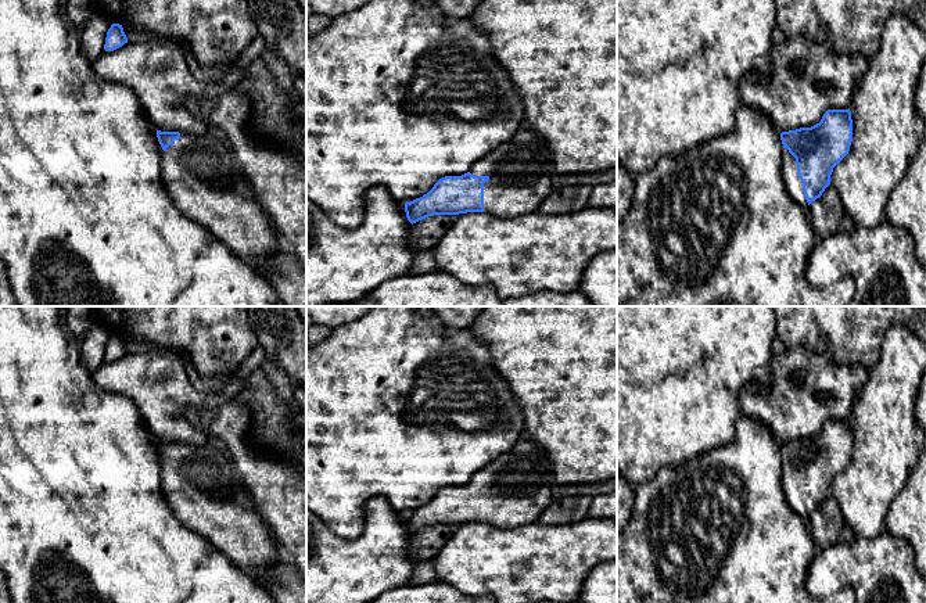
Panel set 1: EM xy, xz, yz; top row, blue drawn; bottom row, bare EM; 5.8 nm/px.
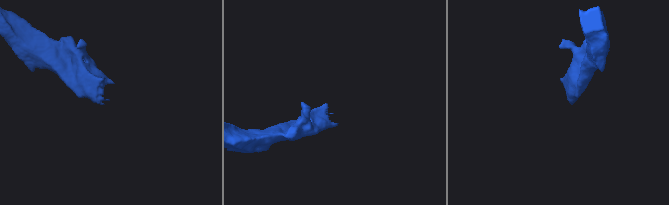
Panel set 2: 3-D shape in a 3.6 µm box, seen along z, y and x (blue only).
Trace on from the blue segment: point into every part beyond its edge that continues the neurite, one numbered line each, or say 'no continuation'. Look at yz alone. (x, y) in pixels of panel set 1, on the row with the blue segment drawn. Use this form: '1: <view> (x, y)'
1: yz (793, 185)

